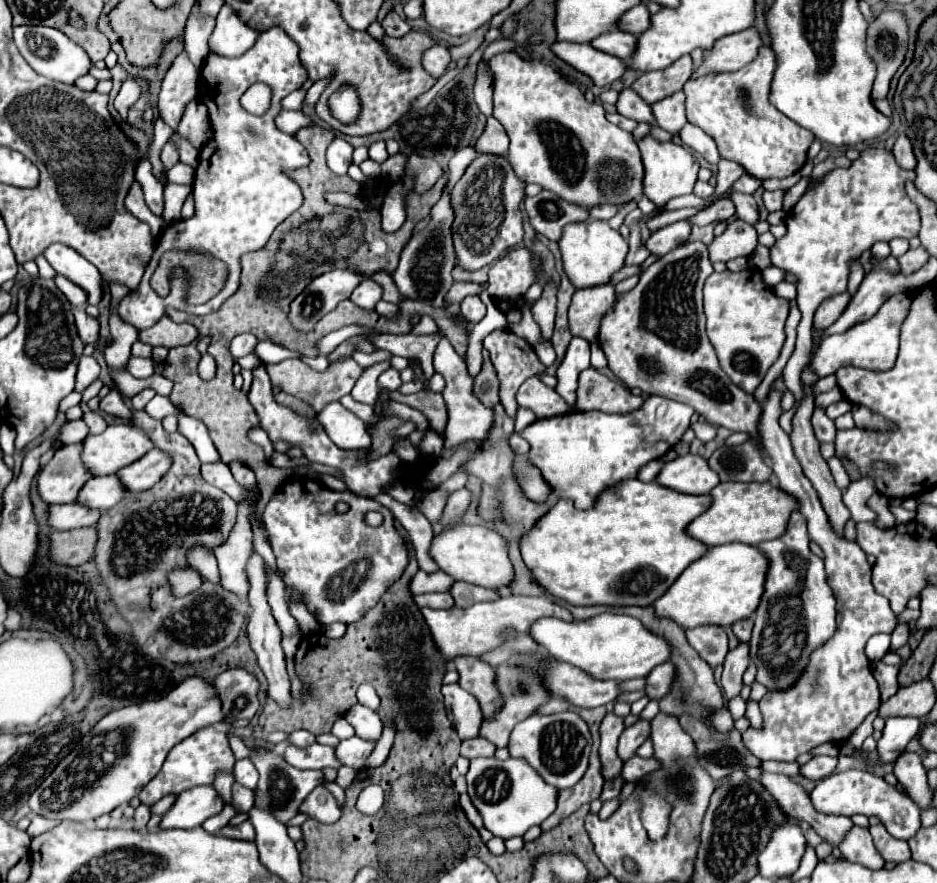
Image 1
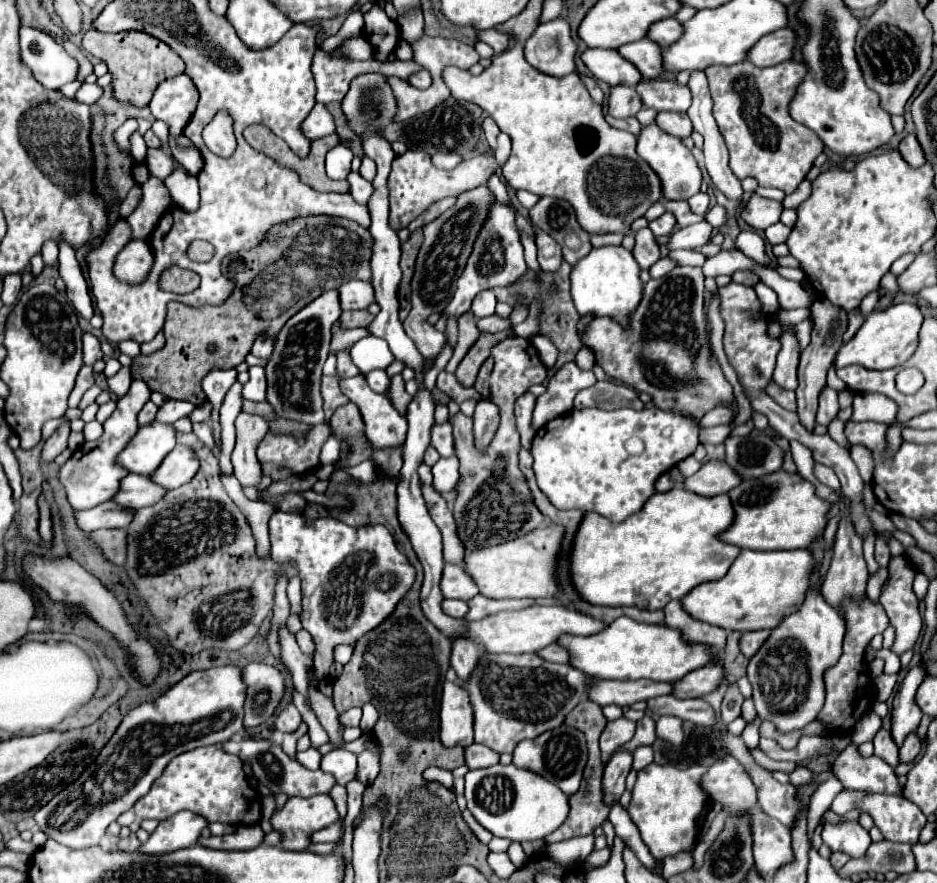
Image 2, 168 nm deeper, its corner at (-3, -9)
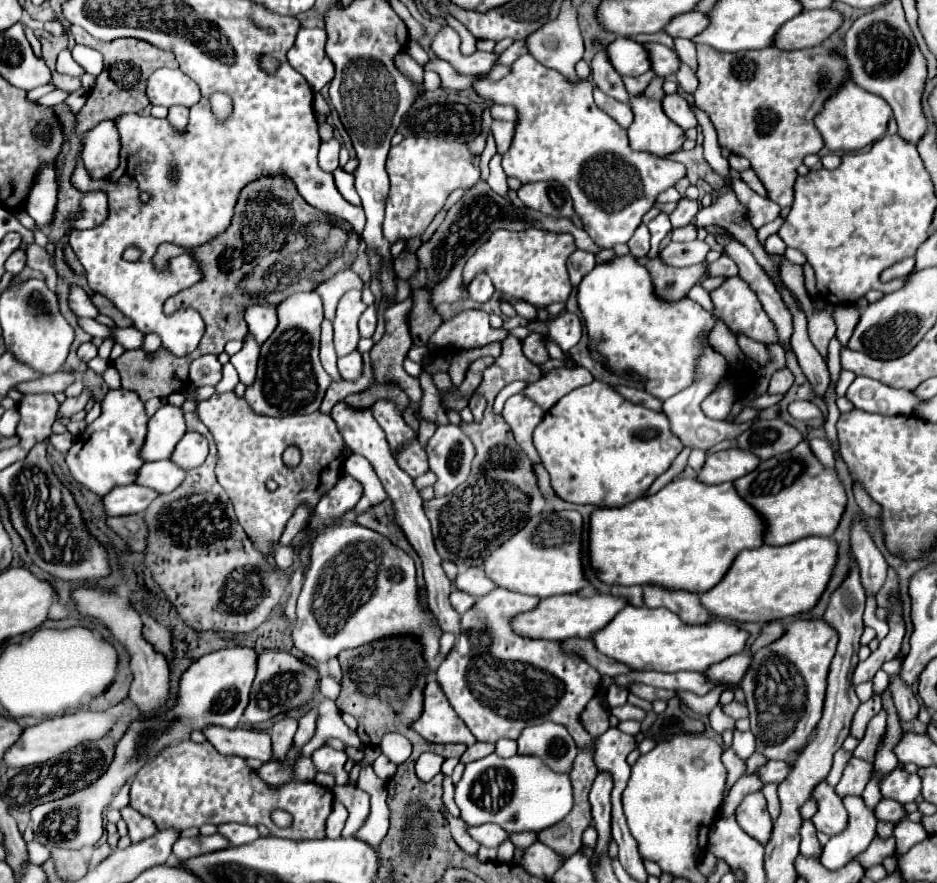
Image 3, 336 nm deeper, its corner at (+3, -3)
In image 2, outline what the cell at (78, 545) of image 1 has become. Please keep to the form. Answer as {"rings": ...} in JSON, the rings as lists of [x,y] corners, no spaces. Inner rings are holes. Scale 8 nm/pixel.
{"rings":[[[113,528],[113,530],[97,530],[89,536],[103,548],[103,554],[115,562],[117,566],[125,564],[125,528]]]}

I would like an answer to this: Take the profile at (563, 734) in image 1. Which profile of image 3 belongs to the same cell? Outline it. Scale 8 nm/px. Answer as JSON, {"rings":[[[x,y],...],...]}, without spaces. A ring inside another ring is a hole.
{"rings":[[[543,722],[537,726],[529,726],[521,732],[517,754],[521,756],[537,756],[541,758],[553,772],[569,774],[573,768],[573,760],[579,754],[575,740],[567,732],[567,728],[555,722]]]}

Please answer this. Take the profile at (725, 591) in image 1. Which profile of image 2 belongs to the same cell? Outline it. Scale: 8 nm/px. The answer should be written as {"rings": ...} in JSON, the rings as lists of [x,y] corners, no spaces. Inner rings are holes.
{"rings":[[[807,548],[787,552],[743,550],[725,578],[697,586],[681,602],[693,618],[725,630],[773,630],[773,626],[777,626],[783,616],[789,616],[801,608],[801,602],[805,600],[805,594],[811,586],[815,564],[815,556]]]}

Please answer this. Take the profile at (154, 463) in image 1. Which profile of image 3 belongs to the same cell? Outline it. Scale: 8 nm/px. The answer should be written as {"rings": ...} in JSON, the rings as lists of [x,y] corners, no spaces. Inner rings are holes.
{"rings":[[[187,432],[175,446],[171,454],[171,462],[177,464],[181,470],[189,472],[205,462],[207,452],[209,452],[207,440],[197,432]]]}

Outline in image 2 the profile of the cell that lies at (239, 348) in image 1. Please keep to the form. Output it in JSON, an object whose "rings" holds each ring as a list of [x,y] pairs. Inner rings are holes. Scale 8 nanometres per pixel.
{"rings":[[[259,336],[251,348],[251,352],[257,356],[257,358],[269,358],[271,352],[273,352],[273,338],[269,336]]]}

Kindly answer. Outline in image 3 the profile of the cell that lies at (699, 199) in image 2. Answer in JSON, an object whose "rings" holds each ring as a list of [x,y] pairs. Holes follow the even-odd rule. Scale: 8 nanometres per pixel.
{"rings":[[[681,198],[677,208],[671,212],[671,224],[673,228],[681,228],[681,226],[687,226],[693,222],[695,214],[699,210],[699,202],[697,200],[689,200],[689,198]]]}

